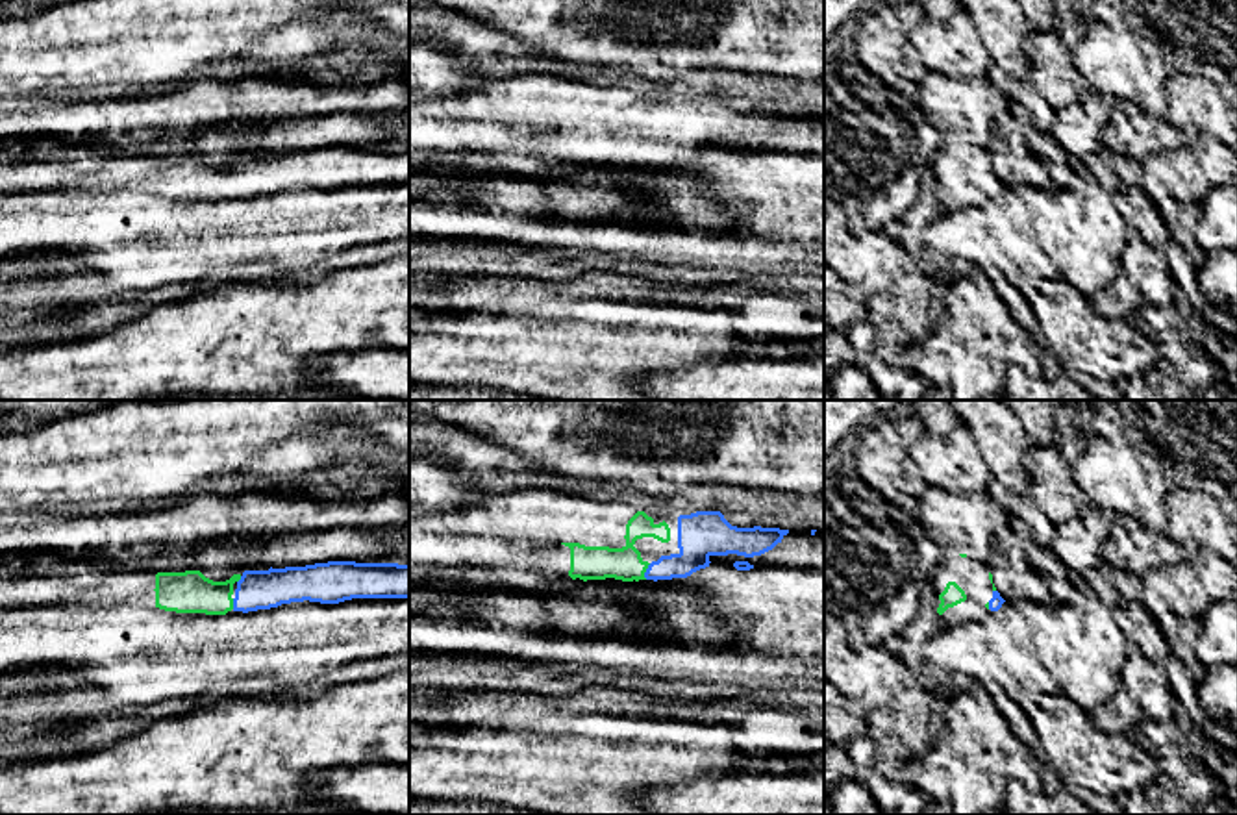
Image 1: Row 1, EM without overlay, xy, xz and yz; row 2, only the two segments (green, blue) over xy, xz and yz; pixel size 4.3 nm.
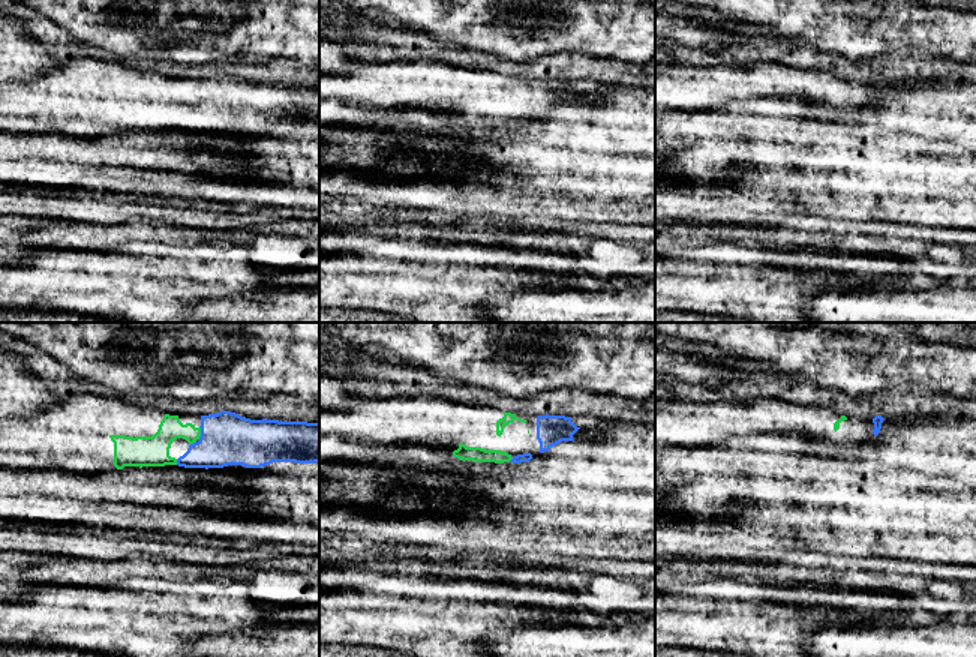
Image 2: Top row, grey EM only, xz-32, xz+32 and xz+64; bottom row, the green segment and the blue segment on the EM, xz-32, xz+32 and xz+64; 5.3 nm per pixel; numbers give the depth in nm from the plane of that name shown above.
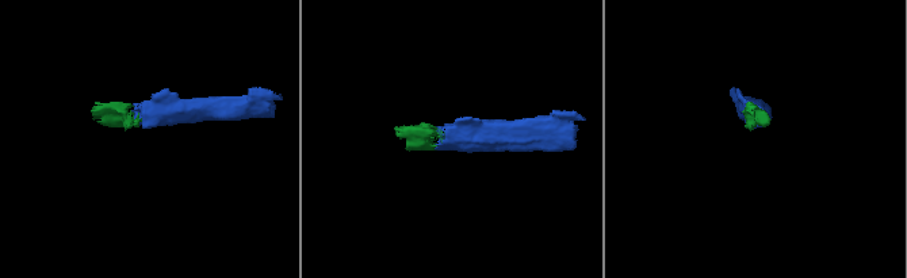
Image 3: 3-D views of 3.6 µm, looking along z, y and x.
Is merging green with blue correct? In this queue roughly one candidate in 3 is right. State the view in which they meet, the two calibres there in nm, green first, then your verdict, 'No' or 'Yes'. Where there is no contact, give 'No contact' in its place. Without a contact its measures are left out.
Touches green in xz. Thickness 150 nm (green) against 150 nm. Yes

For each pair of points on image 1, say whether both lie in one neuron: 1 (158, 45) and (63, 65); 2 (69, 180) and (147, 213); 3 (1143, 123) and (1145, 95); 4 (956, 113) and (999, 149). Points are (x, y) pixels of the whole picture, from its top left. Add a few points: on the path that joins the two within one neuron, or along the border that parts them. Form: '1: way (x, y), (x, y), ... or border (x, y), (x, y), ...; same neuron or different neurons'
1: way (134, 45), (87, 49); same neuron
2: border (80, 184), (69, 189), (37, 193); different neurons
3: border (1115, 102), (1132, 102), (1154, 119); different neurons
4: way (967, 117), (987, 137); same neuron

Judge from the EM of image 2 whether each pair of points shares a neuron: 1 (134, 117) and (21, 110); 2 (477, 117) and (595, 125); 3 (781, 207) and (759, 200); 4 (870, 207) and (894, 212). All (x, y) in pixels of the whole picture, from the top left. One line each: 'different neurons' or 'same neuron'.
1: same neuron
2: different neurons
3: same neuron
4: same neuron

